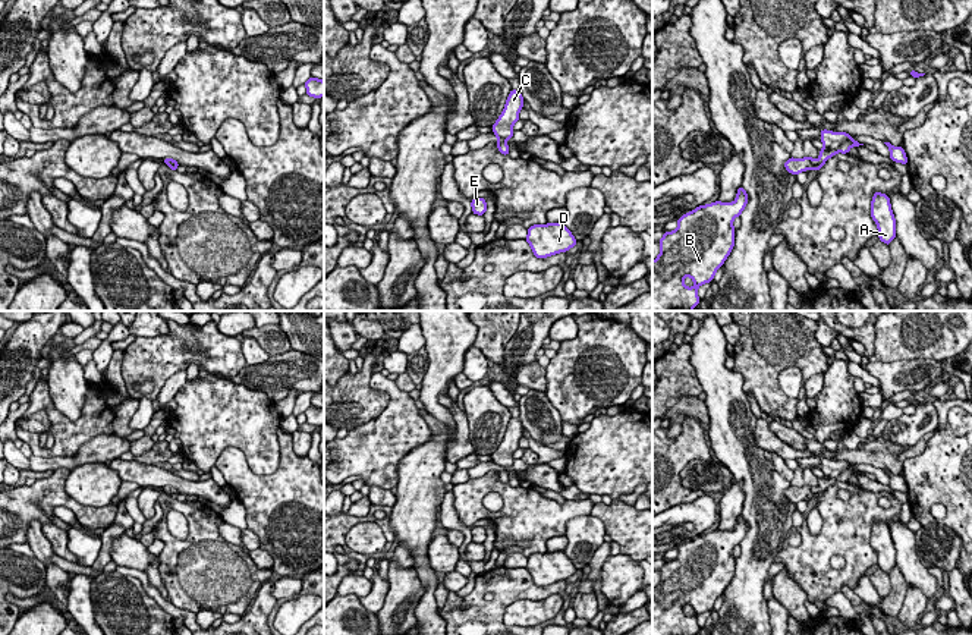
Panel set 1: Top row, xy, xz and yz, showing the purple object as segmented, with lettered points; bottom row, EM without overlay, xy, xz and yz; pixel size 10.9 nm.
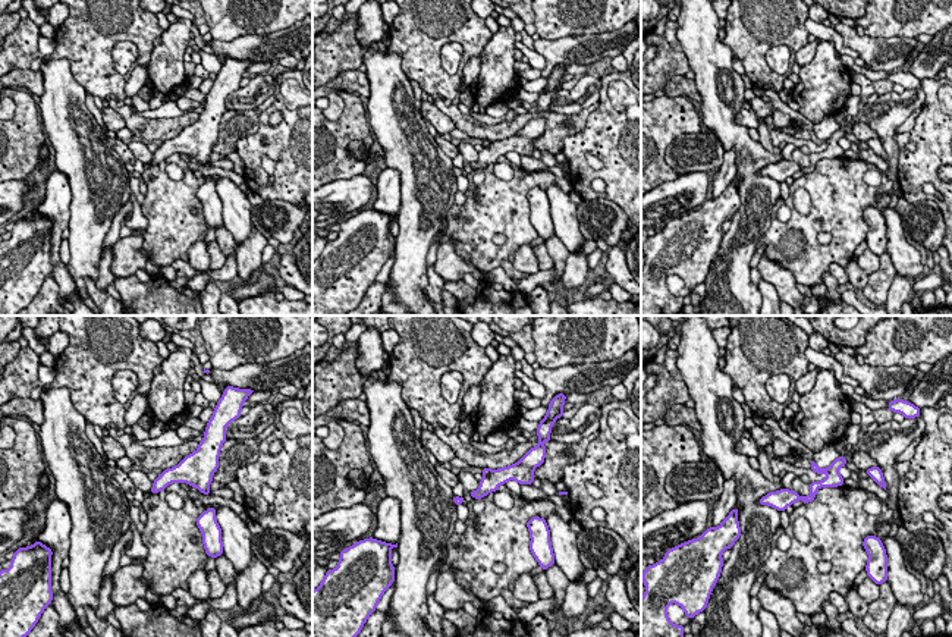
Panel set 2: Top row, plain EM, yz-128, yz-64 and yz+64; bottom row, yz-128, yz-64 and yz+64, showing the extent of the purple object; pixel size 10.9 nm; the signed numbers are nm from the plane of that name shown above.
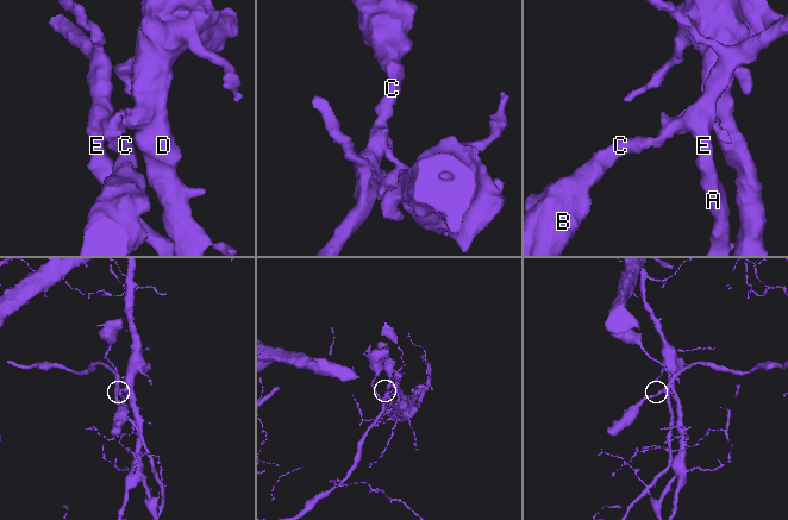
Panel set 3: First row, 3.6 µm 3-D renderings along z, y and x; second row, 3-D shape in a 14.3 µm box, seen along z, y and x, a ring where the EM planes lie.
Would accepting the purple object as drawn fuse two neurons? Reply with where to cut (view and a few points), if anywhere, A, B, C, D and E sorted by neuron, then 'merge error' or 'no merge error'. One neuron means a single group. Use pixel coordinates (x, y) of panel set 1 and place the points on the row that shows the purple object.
cut yz (824, 145), (833, 145), (837, 151); groups A B C E / D; merge error

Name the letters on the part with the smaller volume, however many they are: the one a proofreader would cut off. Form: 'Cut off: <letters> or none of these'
Cut off: A, B, C, E

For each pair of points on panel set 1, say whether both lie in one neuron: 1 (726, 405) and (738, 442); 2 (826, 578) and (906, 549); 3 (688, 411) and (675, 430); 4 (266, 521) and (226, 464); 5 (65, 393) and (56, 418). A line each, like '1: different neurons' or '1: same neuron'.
1: same neuron
2: different neurons
3: same neuron
4: same neuron
5: different neurons

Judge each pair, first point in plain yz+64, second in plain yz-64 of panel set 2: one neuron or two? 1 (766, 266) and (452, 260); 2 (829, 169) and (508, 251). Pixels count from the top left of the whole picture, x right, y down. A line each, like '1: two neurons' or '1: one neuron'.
1: one neuron
2: one neuron

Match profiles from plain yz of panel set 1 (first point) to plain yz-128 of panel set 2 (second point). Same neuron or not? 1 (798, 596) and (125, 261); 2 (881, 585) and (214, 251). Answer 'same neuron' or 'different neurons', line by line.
1: same neuron
2: same neuron

